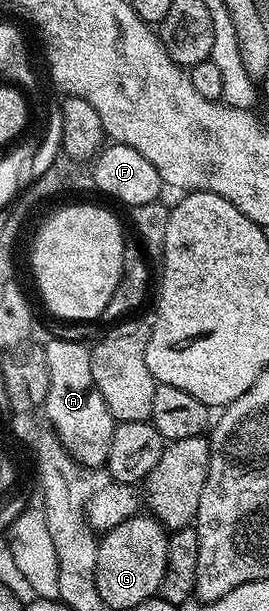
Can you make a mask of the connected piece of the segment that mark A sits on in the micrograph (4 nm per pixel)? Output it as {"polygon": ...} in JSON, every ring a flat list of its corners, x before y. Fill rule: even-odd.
{"polygon":[[53,339,50,343,44,344,47,353,47,373,51,373,51,385,49,386,49,395,45,398,43,414,49,418,48,426,53,434,59,437,59,441,71,453,71,457,77,463,87,469,99,469,105,467,107,453,111,453,111,437,115,421,107,409,107,401,103,401,103,393,93,384,91,377,91,357,89,356,90,348,84,347,81,343,76,343,73,339]]}

